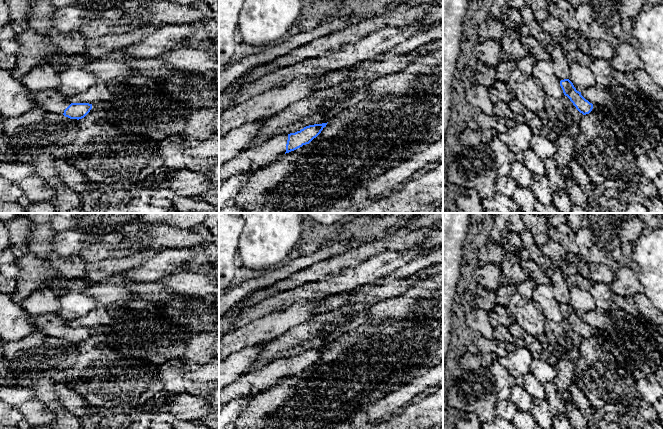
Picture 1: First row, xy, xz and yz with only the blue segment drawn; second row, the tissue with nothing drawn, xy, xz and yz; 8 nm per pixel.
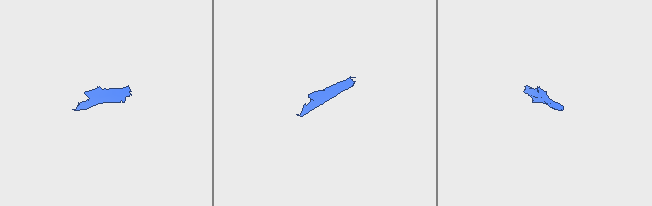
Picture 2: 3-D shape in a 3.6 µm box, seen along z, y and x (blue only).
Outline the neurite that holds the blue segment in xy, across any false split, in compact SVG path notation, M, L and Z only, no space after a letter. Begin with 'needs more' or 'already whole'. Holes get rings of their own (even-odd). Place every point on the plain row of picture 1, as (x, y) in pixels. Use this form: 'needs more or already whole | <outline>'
needs more | M55 312L34 317L33 323L43 334L63 338L70 343L82 343L92 333L92 328L89 327L72 327Z

